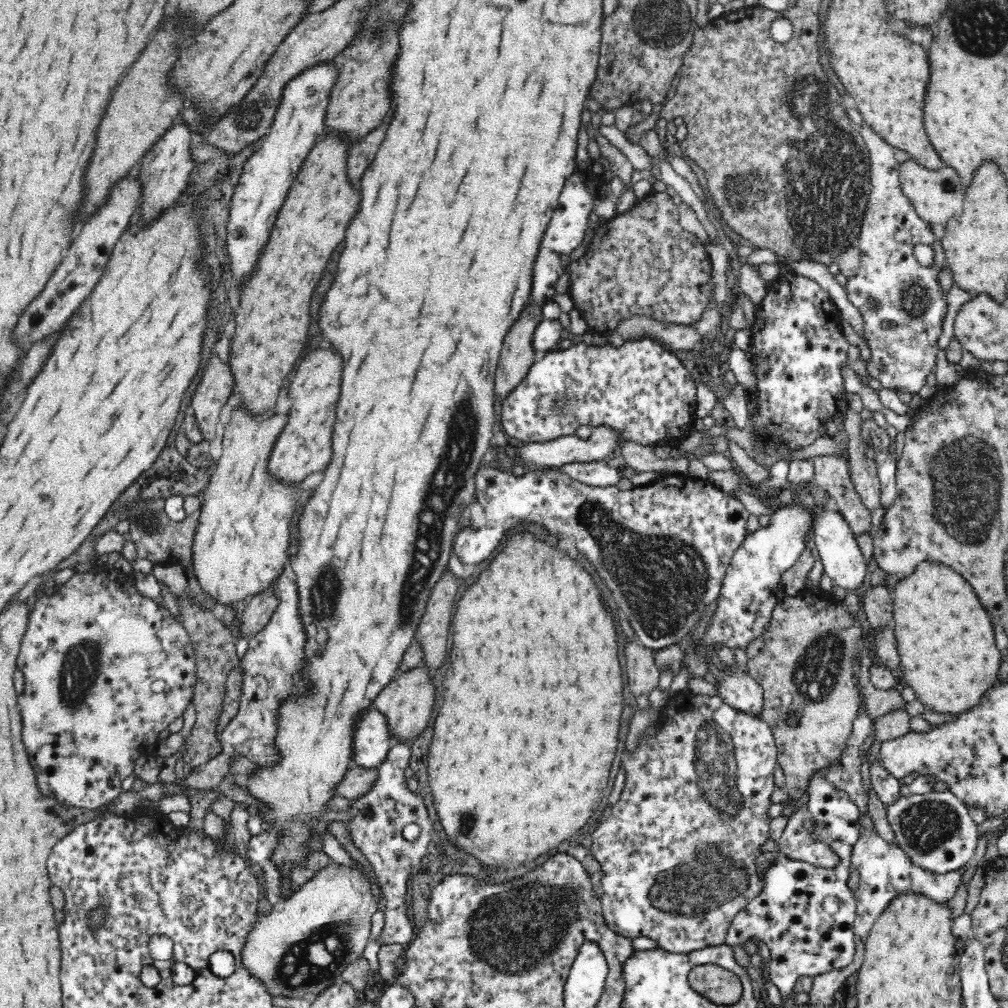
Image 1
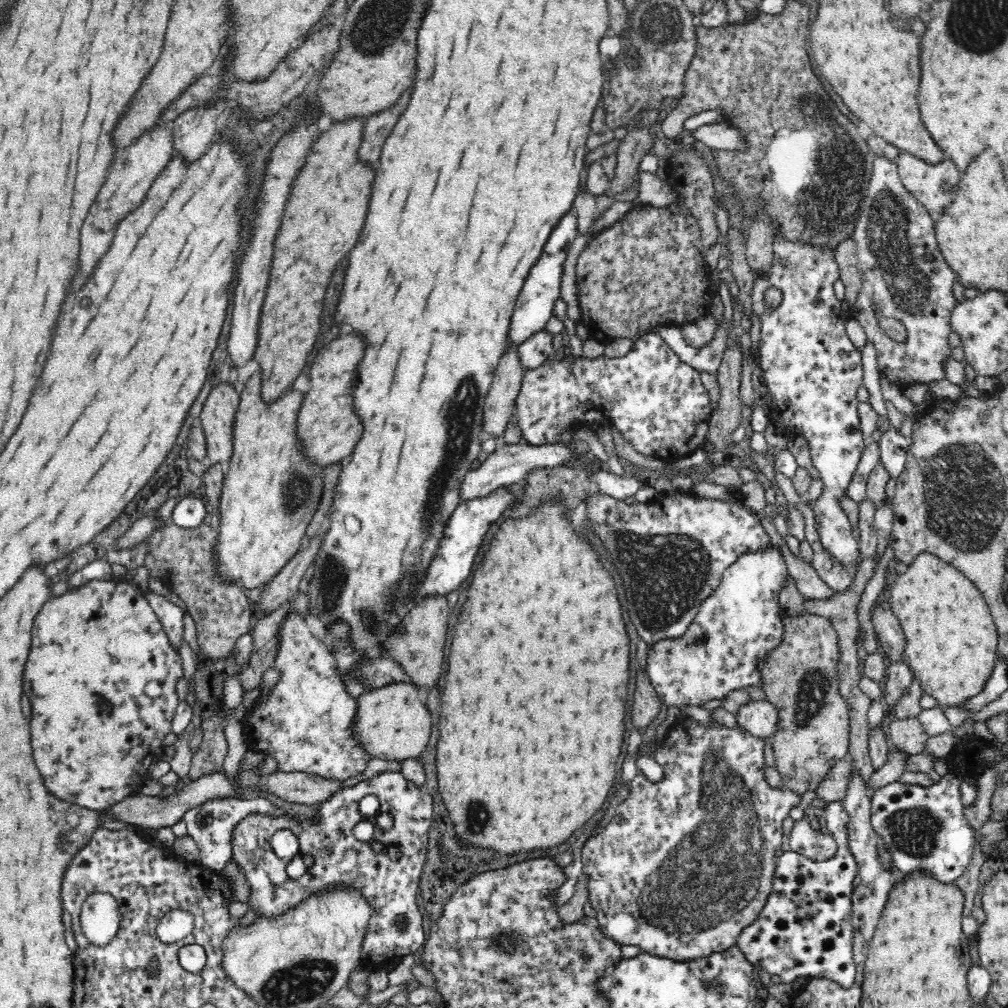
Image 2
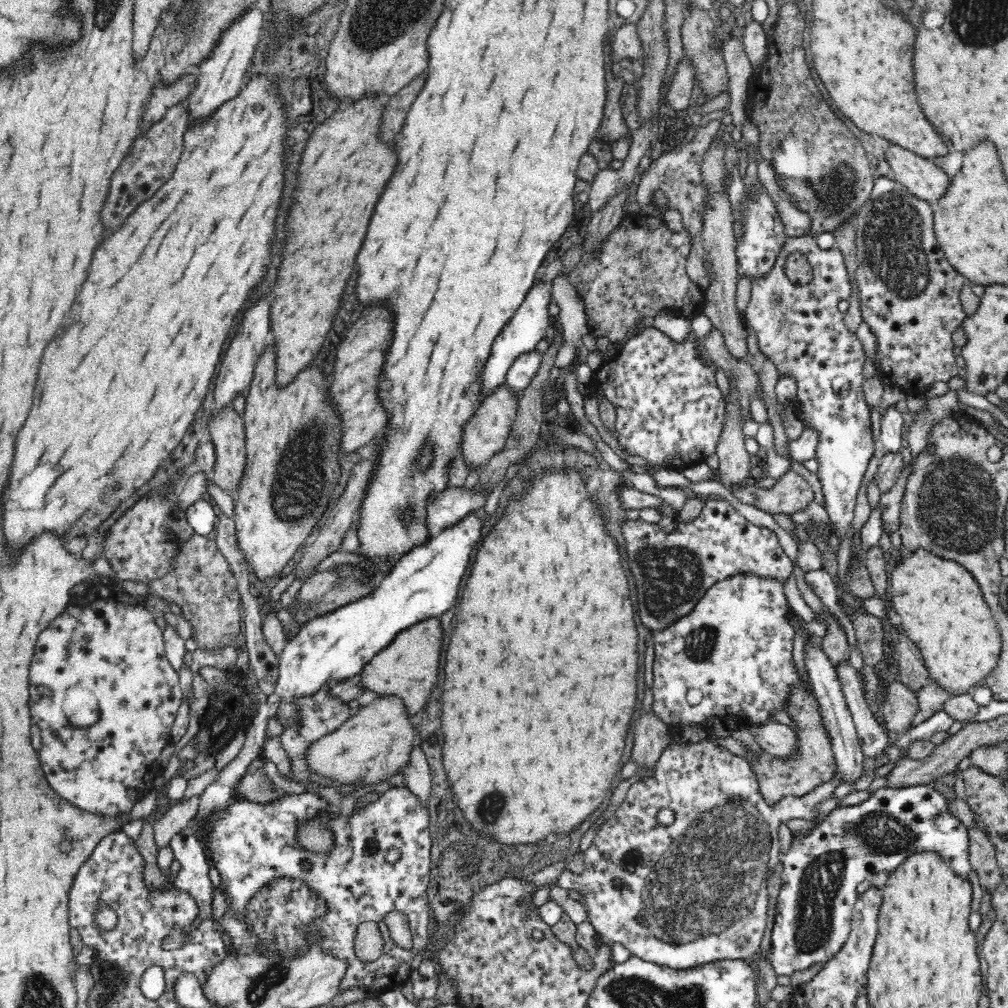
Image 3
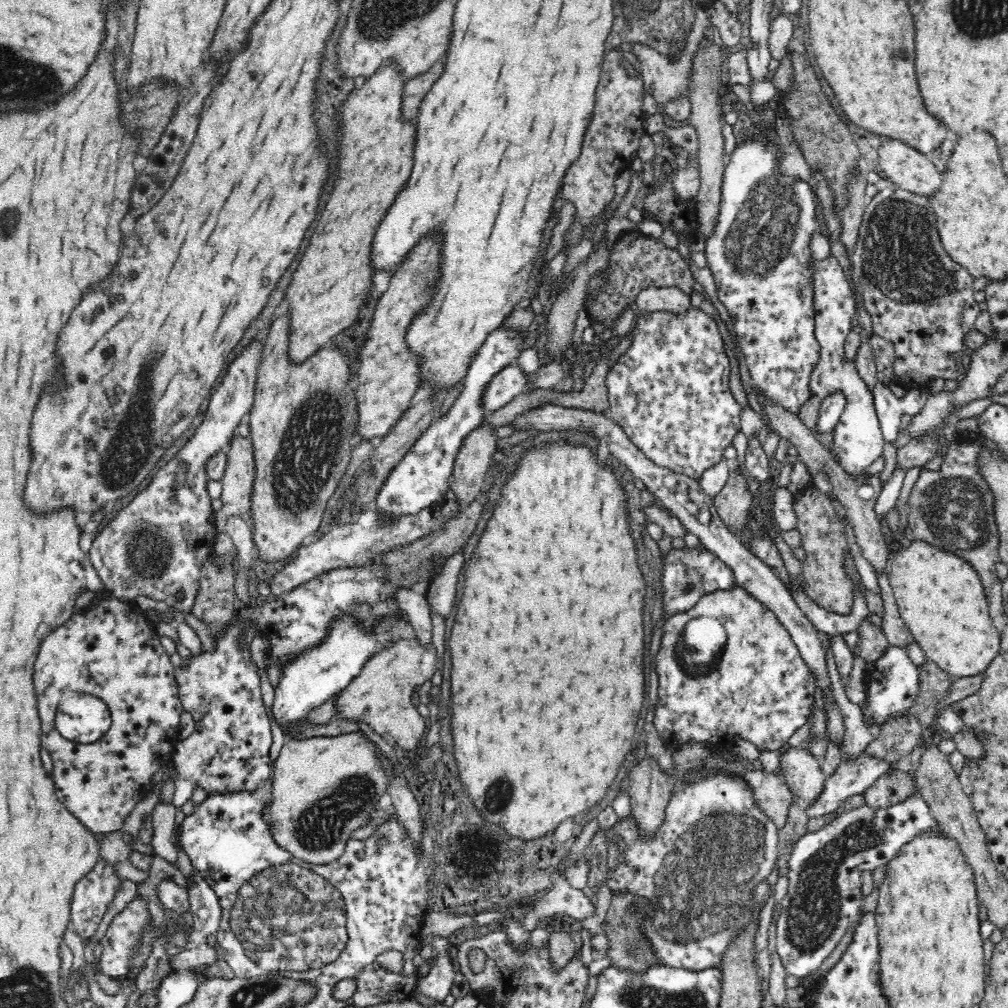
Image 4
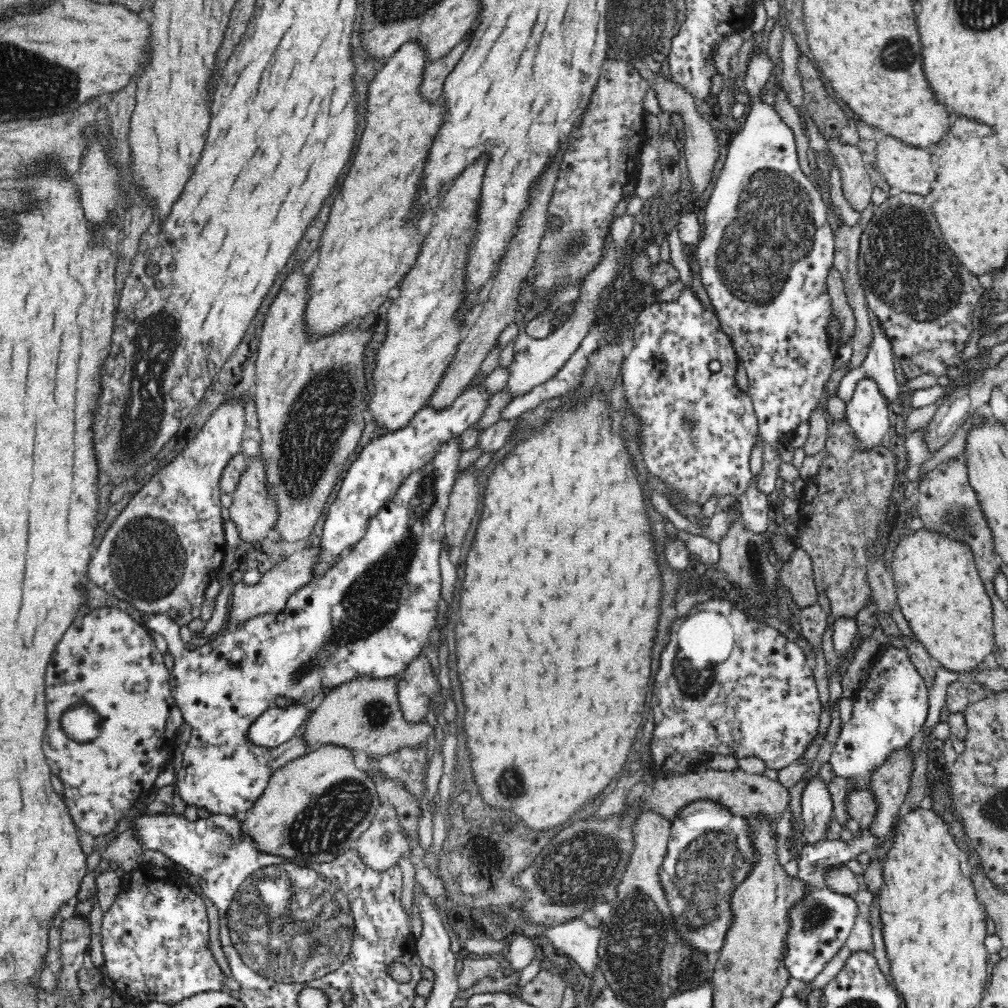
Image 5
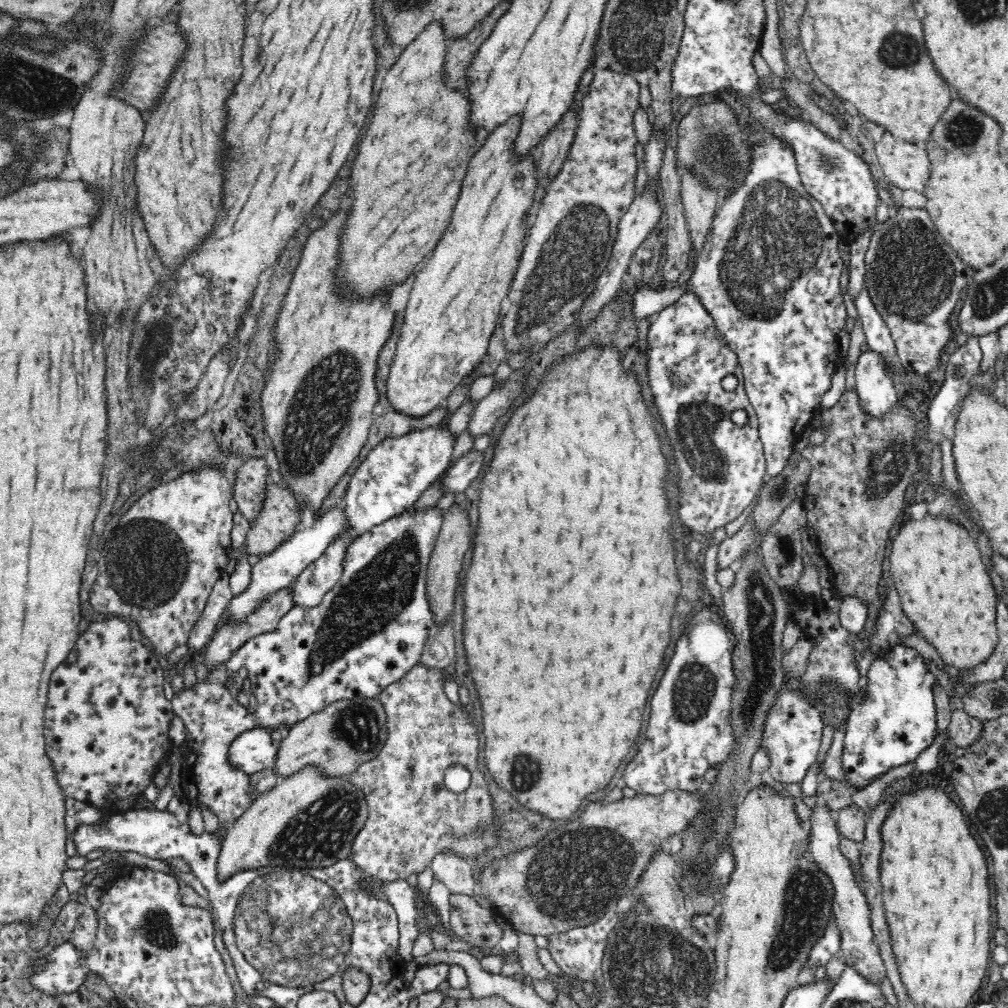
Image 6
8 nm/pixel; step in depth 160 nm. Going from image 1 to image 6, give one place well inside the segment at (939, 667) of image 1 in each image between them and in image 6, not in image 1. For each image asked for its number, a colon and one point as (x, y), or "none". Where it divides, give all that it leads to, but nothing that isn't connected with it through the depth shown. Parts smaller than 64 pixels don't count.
2: (952, 642)
3: (942, 609)
4: (941, 600)
5: (938, 588)
6: (946, 591)

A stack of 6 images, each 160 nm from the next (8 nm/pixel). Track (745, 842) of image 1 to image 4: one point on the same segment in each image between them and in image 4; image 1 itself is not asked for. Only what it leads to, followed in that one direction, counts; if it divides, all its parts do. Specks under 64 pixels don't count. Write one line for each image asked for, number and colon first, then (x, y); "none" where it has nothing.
2: (687, 863)
3: (695, 892)
4: (699, 870)

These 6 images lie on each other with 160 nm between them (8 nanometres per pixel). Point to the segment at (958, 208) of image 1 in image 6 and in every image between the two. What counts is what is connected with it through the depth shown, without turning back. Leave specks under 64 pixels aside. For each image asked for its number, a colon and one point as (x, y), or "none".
2: (932, 185)
3: (919, 175)
4: (907, 167)
5: (906, 168)
6: (905, 165)

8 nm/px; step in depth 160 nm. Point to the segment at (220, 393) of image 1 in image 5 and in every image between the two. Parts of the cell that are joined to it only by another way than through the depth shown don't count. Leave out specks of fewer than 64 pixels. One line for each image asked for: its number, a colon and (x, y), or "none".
2: (217, 417)
3: (228, 433)
4: (237, 491)
5: (254, 512)

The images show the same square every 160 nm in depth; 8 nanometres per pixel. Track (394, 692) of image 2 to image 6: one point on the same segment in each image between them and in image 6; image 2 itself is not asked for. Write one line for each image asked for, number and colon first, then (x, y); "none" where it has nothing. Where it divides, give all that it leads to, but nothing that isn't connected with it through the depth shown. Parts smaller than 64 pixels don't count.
3: (372, 745)
4: (323, 789)
5: (314, 809)
6: (307, 821)

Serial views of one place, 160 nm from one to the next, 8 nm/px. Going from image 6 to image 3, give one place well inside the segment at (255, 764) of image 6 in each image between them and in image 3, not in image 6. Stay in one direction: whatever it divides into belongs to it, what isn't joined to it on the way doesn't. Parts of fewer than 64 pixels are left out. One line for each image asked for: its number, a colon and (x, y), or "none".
3: (330, 648)
4: (317, 675)
5: (277, 726)

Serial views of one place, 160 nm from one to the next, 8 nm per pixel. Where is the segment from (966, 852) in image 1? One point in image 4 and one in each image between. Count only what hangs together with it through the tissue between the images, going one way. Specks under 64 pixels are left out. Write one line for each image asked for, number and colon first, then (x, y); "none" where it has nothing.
2: (923, 828)
3: (821, 870)
4: (822, 900)

